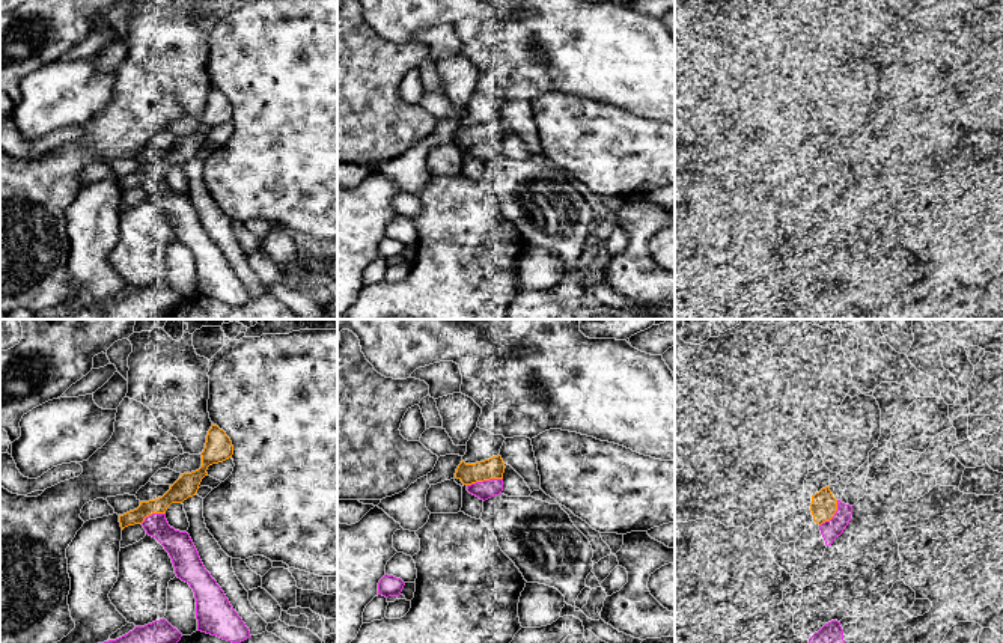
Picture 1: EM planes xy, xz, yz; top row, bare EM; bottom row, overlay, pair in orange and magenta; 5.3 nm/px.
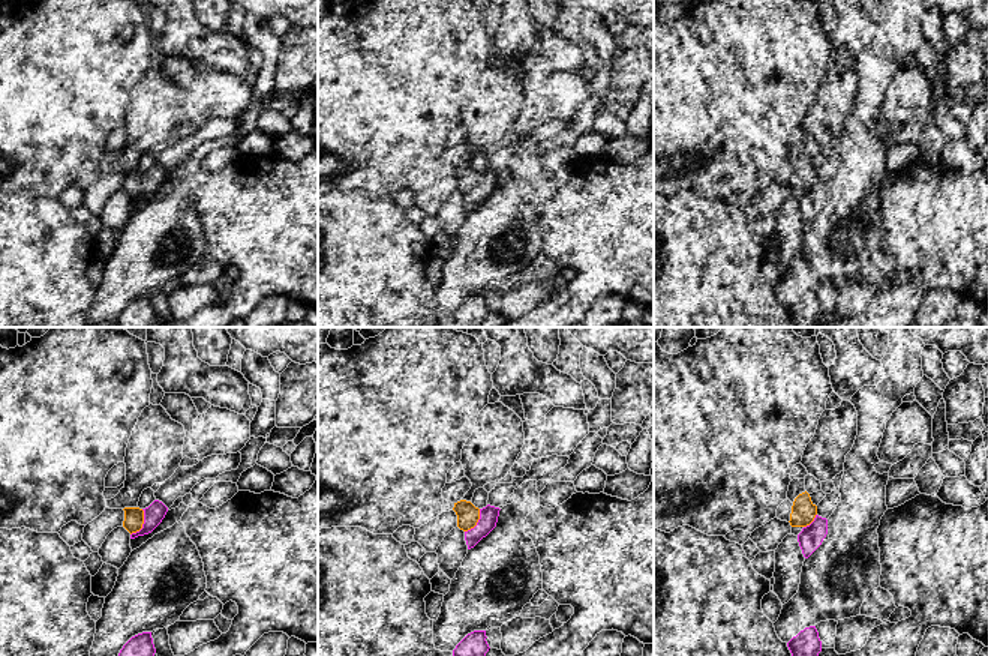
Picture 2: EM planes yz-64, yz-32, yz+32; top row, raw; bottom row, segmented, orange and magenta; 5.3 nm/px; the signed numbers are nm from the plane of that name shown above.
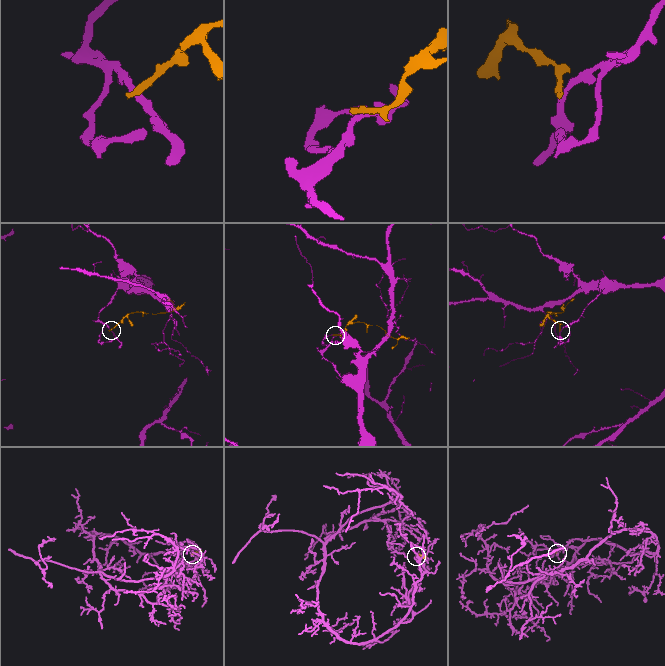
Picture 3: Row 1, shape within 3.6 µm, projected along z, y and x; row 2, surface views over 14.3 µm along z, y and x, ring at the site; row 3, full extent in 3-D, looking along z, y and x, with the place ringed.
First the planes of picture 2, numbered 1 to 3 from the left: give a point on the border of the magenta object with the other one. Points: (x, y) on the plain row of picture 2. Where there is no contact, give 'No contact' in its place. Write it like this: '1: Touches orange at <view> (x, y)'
1: Touches orange at yz-64 (143, 186)
2: Touches orange at yz-32 (477, 185)
3: Touches orange at yz+32 (811, 185)

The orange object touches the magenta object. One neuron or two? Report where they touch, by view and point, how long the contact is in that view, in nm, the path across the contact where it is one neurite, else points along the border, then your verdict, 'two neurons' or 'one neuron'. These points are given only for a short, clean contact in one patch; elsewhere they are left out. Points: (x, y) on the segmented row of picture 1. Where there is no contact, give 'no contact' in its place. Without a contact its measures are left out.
contact xz (484, 479); length 200 nm; two neurons

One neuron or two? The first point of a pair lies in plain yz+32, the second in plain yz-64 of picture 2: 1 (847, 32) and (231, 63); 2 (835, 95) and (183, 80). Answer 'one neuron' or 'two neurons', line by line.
1: one neuron
2: two neurons

